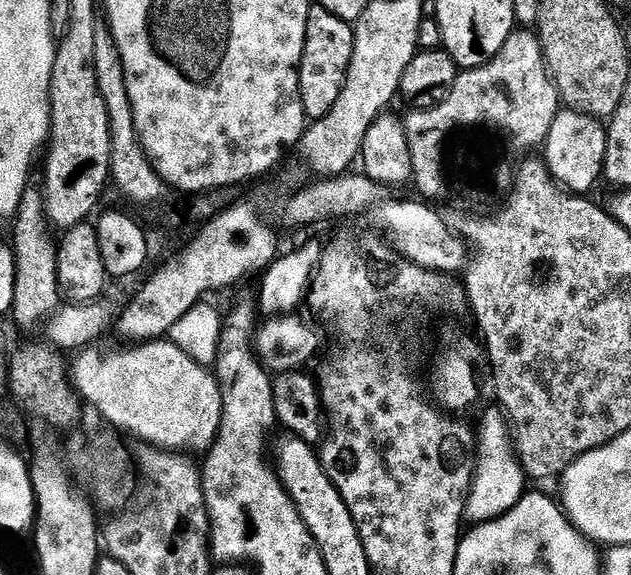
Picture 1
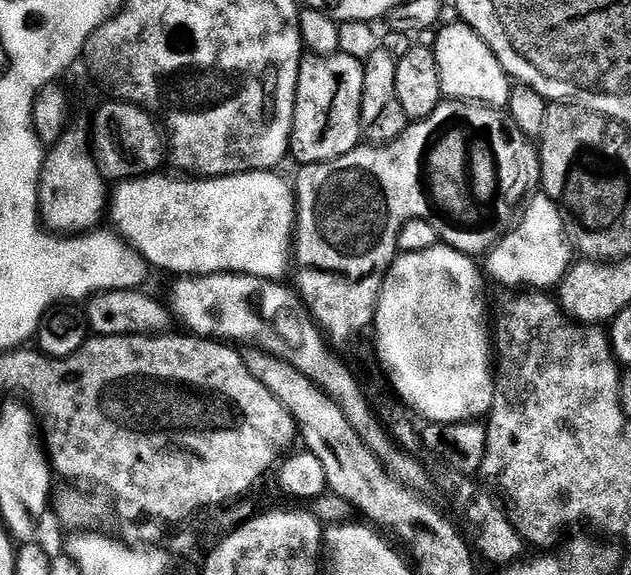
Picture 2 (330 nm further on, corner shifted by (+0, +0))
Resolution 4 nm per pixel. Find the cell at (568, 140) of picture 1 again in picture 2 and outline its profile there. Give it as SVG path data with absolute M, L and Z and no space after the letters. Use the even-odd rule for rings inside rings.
M547 194L536 195L527 201L518 227L503 236L500 243L487 253L486 272L500 284L520 284L516 286L528 290L552 290L559 285L574 263L574 245L561 205Z

